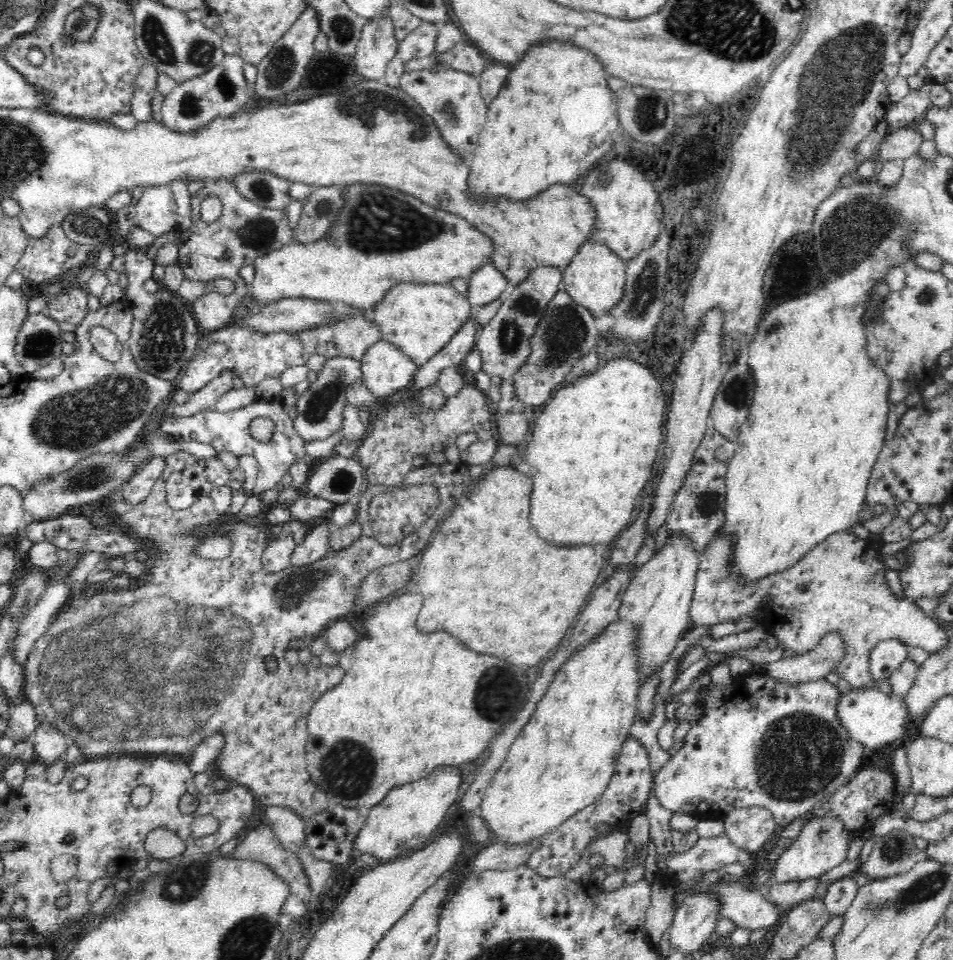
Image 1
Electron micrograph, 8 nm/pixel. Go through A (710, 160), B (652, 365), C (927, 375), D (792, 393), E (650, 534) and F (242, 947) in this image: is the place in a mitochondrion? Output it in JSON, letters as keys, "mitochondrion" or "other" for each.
{"A":"other","B":"other","C":"other","D":"other","E":"other","F":"mitochondrion"}

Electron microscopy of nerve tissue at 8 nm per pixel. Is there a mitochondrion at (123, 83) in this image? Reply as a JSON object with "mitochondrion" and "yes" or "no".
{"mitochondrion":"no"}

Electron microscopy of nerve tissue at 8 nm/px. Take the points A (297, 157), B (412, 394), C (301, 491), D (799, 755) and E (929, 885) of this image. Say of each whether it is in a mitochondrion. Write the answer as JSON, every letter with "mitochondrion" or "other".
{"A":"other","B":"other","C":"other","D":"mitochondrion","E":"mitochondrion"}

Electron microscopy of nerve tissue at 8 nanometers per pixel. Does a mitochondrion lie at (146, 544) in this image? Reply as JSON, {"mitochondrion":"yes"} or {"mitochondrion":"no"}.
{"mitochondrion":"no"}

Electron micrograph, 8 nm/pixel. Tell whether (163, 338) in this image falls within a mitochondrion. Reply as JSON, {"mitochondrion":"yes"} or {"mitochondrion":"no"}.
{"mitochondrion":"yes"}

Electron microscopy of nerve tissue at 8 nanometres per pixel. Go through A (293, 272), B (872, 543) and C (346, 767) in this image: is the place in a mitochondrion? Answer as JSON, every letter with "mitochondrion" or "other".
{"A":"other","B":"other","C":"mitochondrion"}

